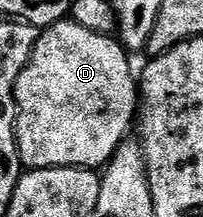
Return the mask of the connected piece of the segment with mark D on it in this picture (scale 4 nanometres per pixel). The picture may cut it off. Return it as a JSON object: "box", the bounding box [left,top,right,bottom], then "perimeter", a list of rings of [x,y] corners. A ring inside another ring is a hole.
{"box":[16,17,138,171],"perimeter":[[[70,17],[43,28],[37,34],[26,69],[16,82],[16,140],[25,168],[41,171],[47,167],[100,169],[129,138],[138,115],[138,79],[128,64],[129,52],[119,38],[90,33]]]}

